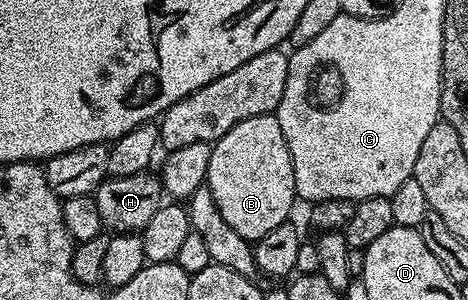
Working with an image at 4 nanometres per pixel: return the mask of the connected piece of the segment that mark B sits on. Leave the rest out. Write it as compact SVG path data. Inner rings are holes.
M273 114L245 118L245 122L237 122L229 134L214 141L211 144L206 186L212 192L222 217L248 242L265 238L269 230L277 230L277 226L288 223L290 216L287 215L290 214L291 207L297 204L297 197L293 182L293 162L285 134L281 134L281 122L277 122Z

